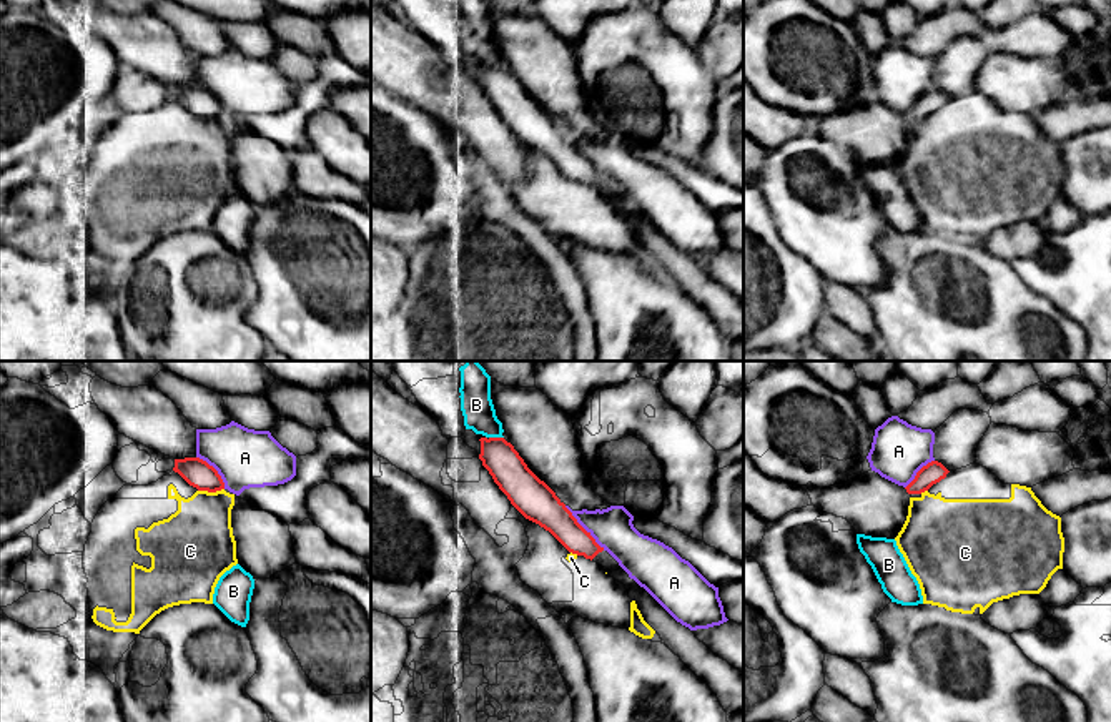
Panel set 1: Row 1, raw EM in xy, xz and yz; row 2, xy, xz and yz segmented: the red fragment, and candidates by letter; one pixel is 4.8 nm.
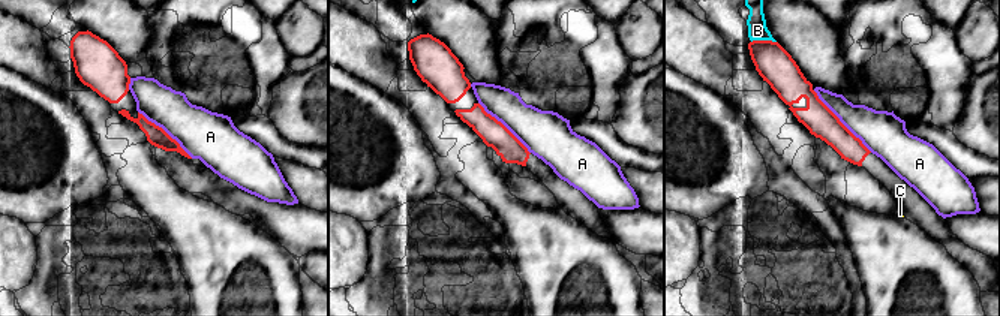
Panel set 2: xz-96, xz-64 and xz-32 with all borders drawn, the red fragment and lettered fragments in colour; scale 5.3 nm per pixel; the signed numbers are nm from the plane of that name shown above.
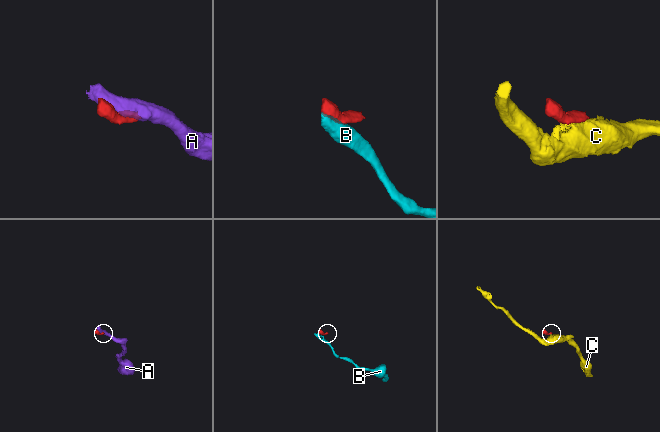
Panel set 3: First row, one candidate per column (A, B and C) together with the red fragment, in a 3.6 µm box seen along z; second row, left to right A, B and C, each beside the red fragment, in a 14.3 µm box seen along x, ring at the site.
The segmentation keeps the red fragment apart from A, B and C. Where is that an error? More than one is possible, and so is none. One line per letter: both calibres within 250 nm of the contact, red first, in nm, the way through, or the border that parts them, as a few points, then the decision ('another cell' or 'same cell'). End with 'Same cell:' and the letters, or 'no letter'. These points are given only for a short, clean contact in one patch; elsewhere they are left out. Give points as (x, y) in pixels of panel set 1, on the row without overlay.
A: calibres 190 and 200 nm; another cell
B: calibres 170 and 160 nm; another cell
C: calibres 140 and 360 nm; another cell
Same cell: no letter

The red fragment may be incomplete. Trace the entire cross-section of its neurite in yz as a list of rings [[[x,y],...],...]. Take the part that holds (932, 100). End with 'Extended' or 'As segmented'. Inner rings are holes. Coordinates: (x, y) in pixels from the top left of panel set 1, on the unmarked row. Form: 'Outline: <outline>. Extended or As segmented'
Outline: [[[931,88],[916,100],[915,106],[905,116],[908,121],[921,121],[945,106],[948,100],[941,90]]]. As segmented

